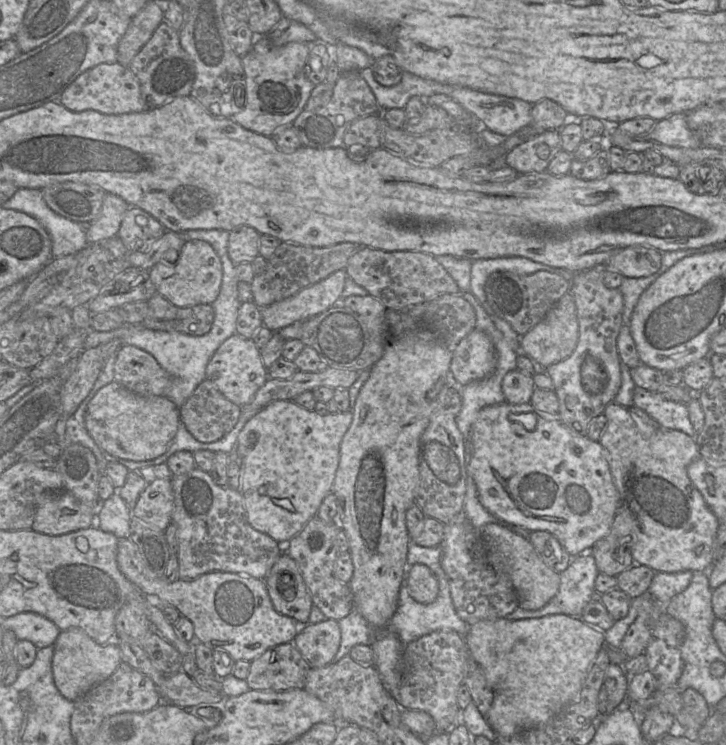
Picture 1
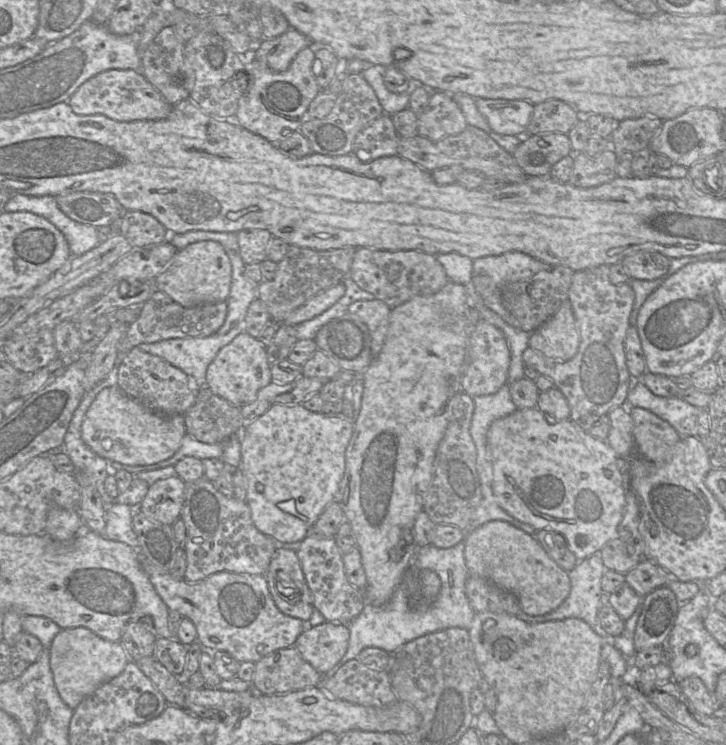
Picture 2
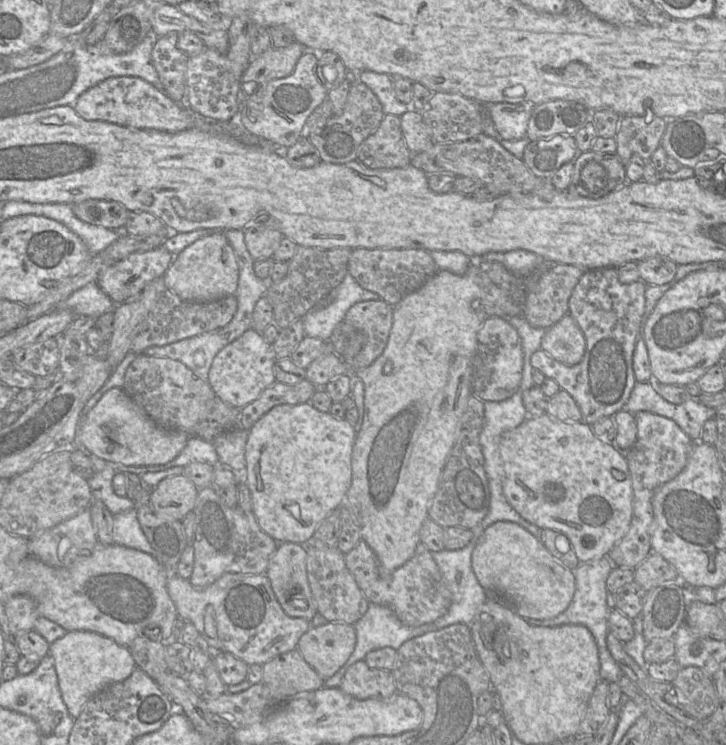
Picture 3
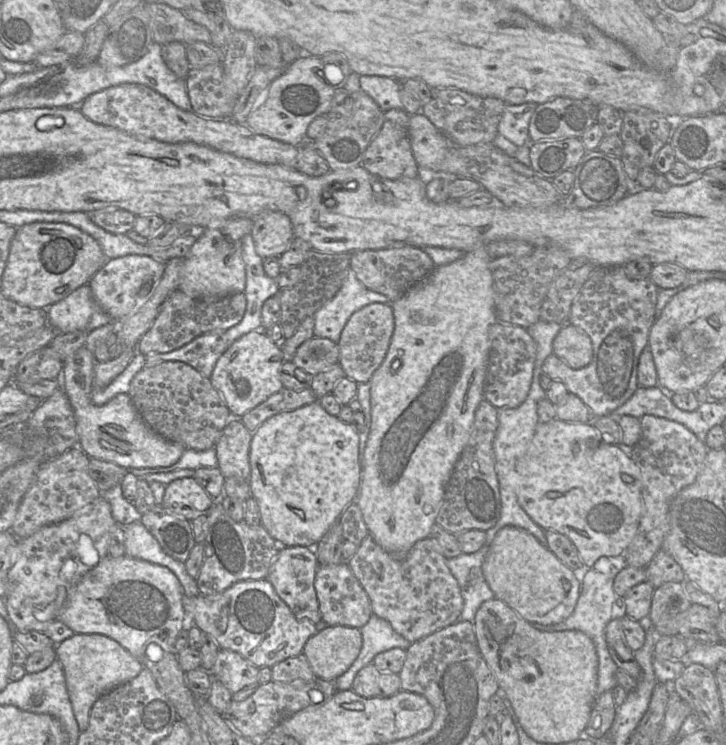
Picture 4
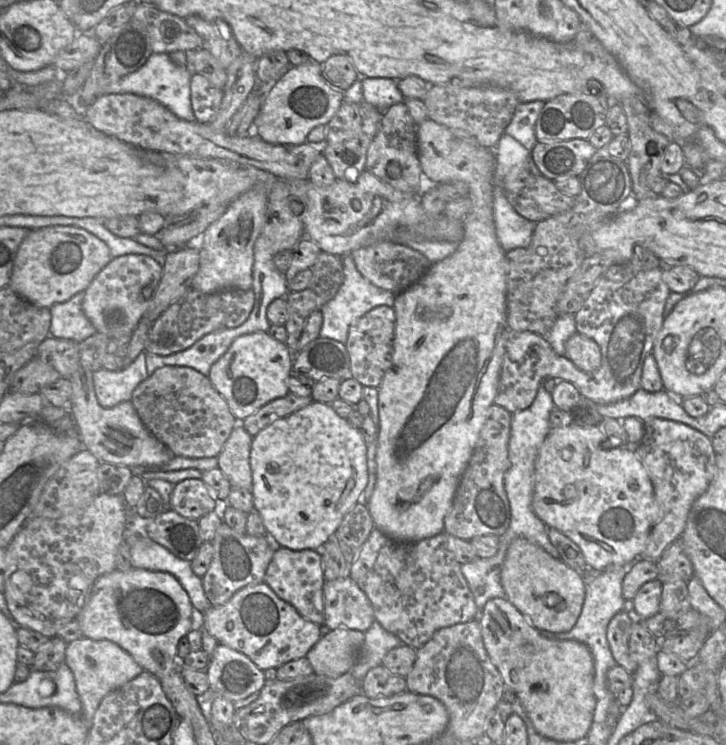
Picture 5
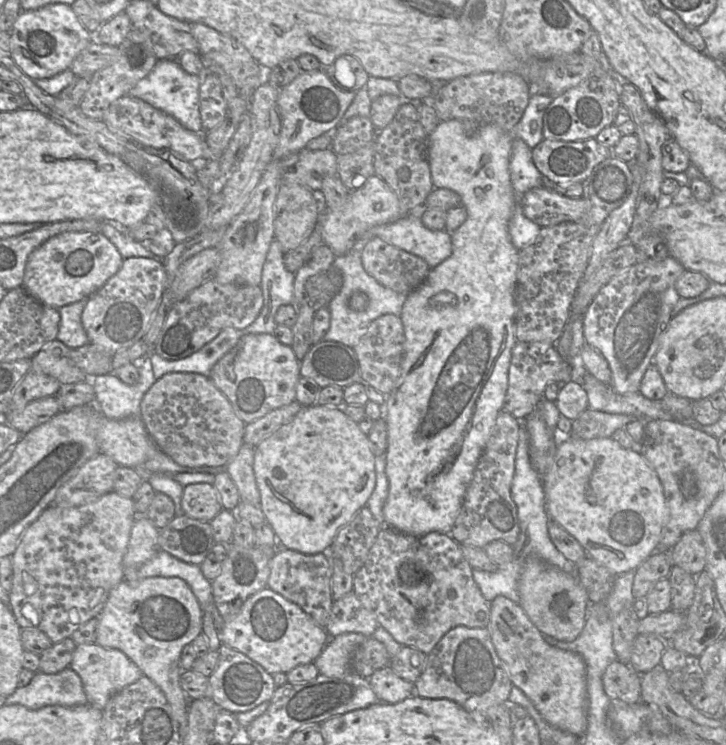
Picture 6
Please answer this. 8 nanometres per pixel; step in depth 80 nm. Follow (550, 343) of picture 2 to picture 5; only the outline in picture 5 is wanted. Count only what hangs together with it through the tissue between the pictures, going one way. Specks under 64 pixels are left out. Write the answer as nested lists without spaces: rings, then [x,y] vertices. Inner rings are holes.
[[[579,332],[574,333],[566,341],[564,356],[583,372],[593,372],[601,365],[599,346],[594,340]]]

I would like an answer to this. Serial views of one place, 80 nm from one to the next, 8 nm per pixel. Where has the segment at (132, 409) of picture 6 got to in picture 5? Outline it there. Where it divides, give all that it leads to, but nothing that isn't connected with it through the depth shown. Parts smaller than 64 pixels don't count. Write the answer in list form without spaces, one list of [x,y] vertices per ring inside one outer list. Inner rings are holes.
[[[144,352],[120,371],[106,370],[102,367],[93,372],[98,403],[103,408],[112,408],[123,401],[131,401],[134,389],[148,376]]]

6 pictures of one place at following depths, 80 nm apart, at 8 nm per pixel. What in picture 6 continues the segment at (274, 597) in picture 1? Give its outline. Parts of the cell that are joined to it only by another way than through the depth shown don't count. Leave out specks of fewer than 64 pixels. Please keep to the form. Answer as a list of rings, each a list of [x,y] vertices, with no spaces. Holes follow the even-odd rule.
[[[277,549],[270,560],[270,575],[267,585],[274,592],[297,604],[323,628],[329,621],[333,602],[330,557],[329,550],[326,554],[307,555],[290,549]]]

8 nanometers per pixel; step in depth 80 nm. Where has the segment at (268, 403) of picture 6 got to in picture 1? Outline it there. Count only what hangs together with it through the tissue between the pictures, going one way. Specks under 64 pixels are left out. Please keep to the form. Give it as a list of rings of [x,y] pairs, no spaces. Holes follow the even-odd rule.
[[[236,333],[218,347],[205,370],[205,379],[237,406],[250,403],[257,390],[268,378],[267,368],[262,363],[260,349],[256,347],[252,339]]]

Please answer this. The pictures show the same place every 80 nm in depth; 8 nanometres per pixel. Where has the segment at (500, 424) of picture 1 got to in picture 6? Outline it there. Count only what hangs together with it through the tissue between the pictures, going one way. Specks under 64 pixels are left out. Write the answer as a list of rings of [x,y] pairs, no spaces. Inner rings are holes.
[[[554,429],[557,450],[554,460],[541,478],[546,510],[583,547],[587,556],[612,573],[635,570],[657,550],[662,531],[670,516],[663,486],[643,455],[623,448],[609,438],[580,439]]]

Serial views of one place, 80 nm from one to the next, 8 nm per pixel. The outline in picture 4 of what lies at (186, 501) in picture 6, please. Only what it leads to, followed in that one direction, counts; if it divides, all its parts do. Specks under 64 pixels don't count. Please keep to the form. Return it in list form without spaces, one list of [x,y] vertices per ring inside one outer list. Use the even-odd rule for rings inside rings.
[[[184,477],[166,485],[162,506],[190,521],[206,515],[213,503],[214,500],[193,477]]]

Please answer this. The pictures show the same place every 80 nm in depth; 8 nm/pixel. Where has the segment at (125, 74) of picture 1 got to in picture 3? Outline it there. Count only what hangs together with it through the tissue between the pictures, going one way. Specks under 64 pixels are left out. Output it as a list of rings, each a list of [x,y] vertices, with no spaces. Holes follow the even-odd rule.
[[[109,77],[83,92],[73,104],[76,113],[85,120],[106,121],[120,126],[137,129],[155,129],[177,133],[187,129],[198,129],[214,135],[225,135],[248,146],[283,152],[283,149],[262,139],[231,121],[217,121],[206,118],[170,99],[163,90],[158,90],[139,77]]]

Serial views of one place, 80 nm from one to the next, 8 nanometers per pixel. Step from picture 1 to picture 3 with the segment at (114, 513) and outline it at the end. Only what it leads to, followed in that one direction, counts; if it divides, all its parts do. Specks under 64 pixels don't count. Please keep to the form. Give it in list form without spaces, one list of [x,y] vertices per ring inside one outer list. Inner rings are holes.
[[[129,509],[113,515],[113,521],[115,544],[153,555],[153,549],[139,524],[136,509]]]

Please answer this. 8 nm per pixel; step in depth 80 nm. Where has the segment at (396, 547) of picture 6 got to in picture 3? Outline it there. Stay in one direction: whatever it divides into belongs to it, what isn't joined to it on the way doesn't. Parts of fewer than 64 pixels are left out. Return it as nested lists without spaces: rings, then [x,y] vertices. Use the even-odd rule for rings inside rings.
[[[361,540],[345,555],[346,566],[370,603],[390,607],[399,620],[408,626],[421,626],[445,615],[452,603],[452,594],[429,551],[421,542],[414,555],[401,567],[385,572],[369,545]]]

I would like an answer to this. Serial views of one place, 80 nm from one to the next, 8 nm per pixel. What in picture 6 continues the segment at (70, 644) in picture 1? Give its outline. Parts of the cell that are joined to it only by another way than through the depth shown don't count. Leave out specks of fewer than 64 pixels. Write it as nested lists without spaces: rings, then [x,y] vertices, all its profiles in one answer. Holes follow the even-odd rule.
[[[96,643],[76,646],[70,664],[80,677],[88,704],[103,710],[110,698],[125,687],[136,682],[143,673],[123,652],[118,649],[102,647]]]

